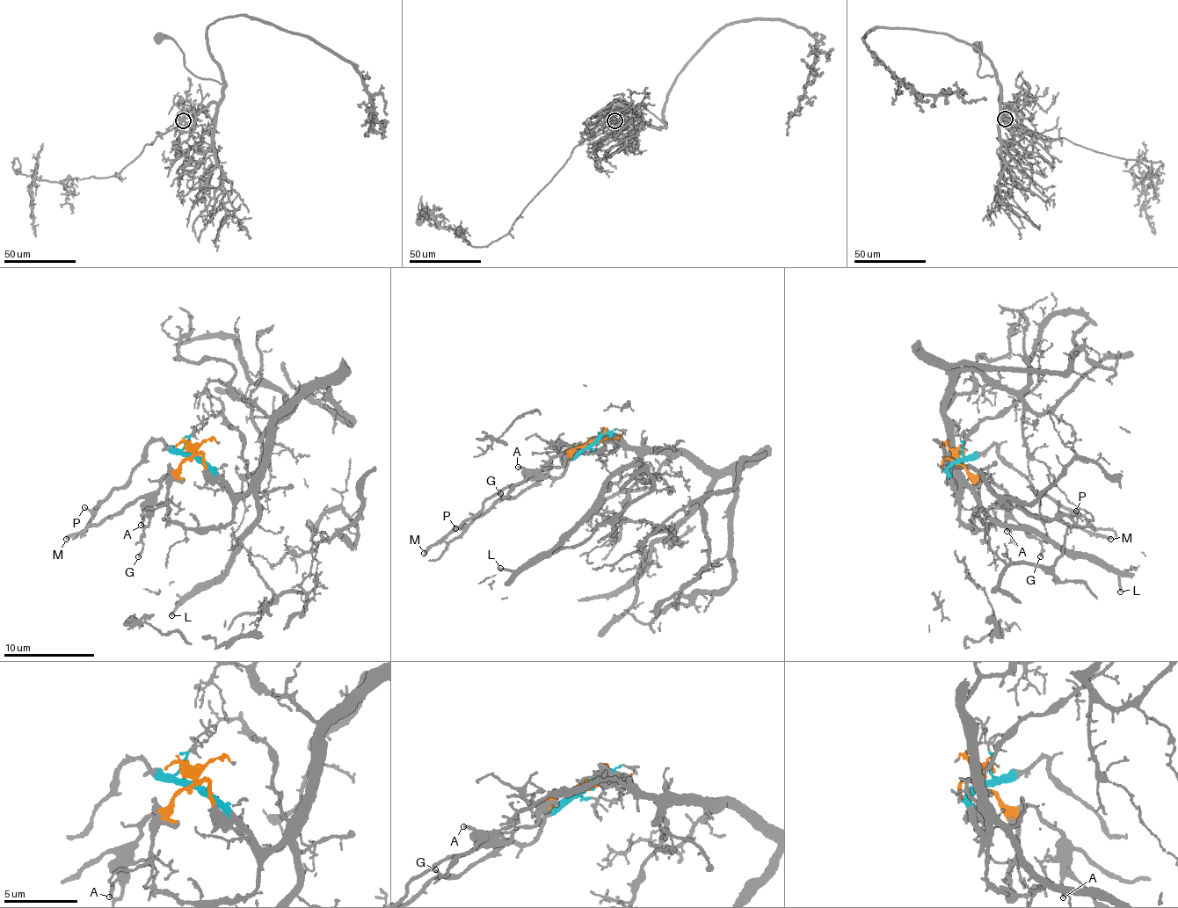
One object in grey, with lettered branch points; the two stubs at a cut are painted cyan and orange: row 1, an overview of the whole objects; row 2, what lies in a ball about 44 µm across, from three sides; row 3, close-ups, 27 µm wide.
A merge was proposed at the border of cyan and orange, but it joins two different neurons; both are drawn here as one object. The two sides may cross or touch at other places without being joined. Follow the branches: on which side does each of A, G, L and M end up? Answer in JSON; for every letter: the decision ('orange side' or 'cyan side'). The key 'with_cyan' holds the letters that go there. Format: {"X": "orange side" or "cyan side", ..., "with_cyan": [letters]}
{"A": "orange side", "G": "orange side", "L": "cyan side", "M": "orange side", "with_cyan": ["L"]}

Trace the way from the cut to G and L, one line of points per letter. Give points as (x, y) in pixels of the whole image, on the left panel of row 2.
G: (193, 455), (186, 458), (177, 470), (170, 470), (158, 490), (137, 557)
L: (193, 455), (233, 493), (254, 497), (258, 515), (220, 577), (186, 592), (170, 616)

